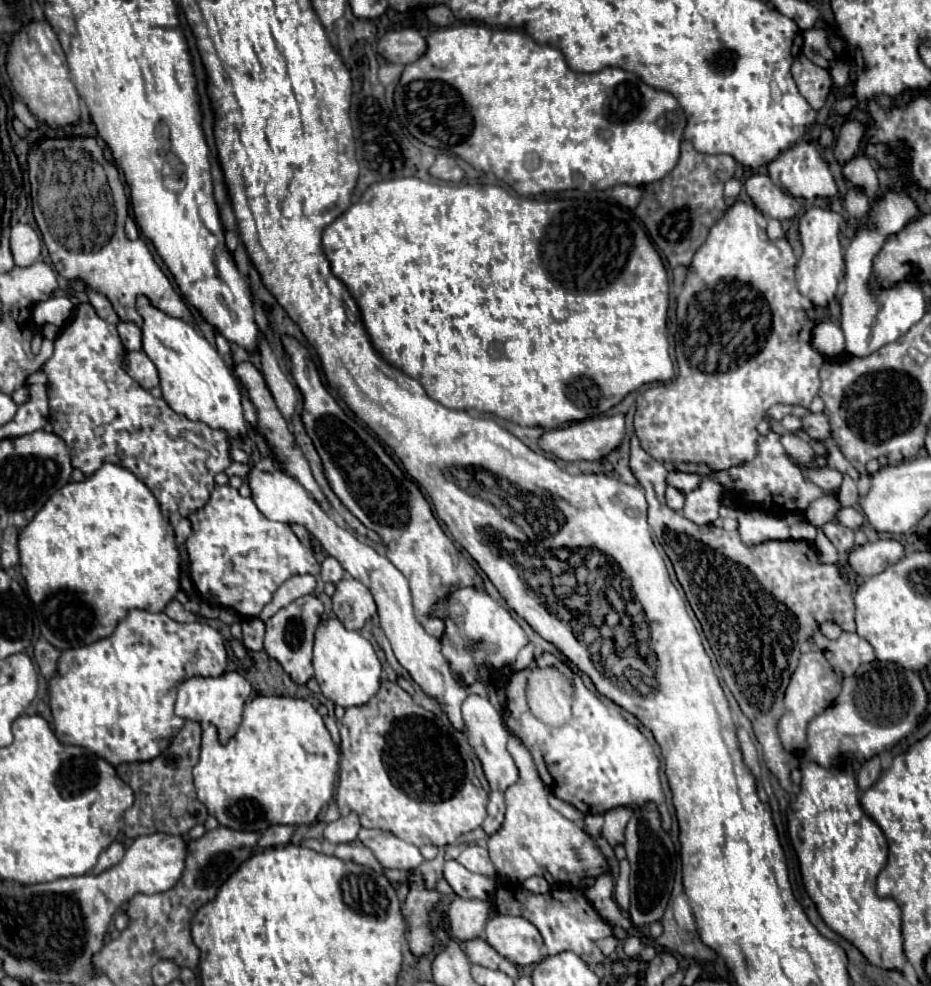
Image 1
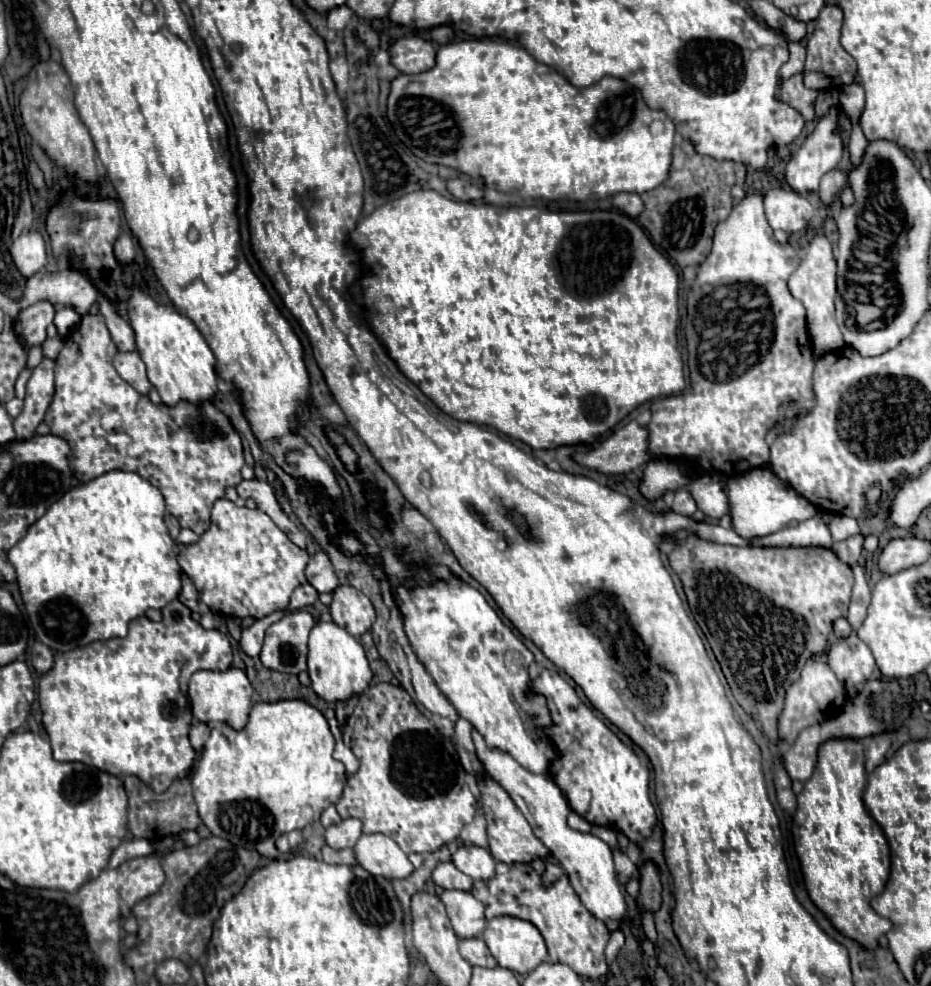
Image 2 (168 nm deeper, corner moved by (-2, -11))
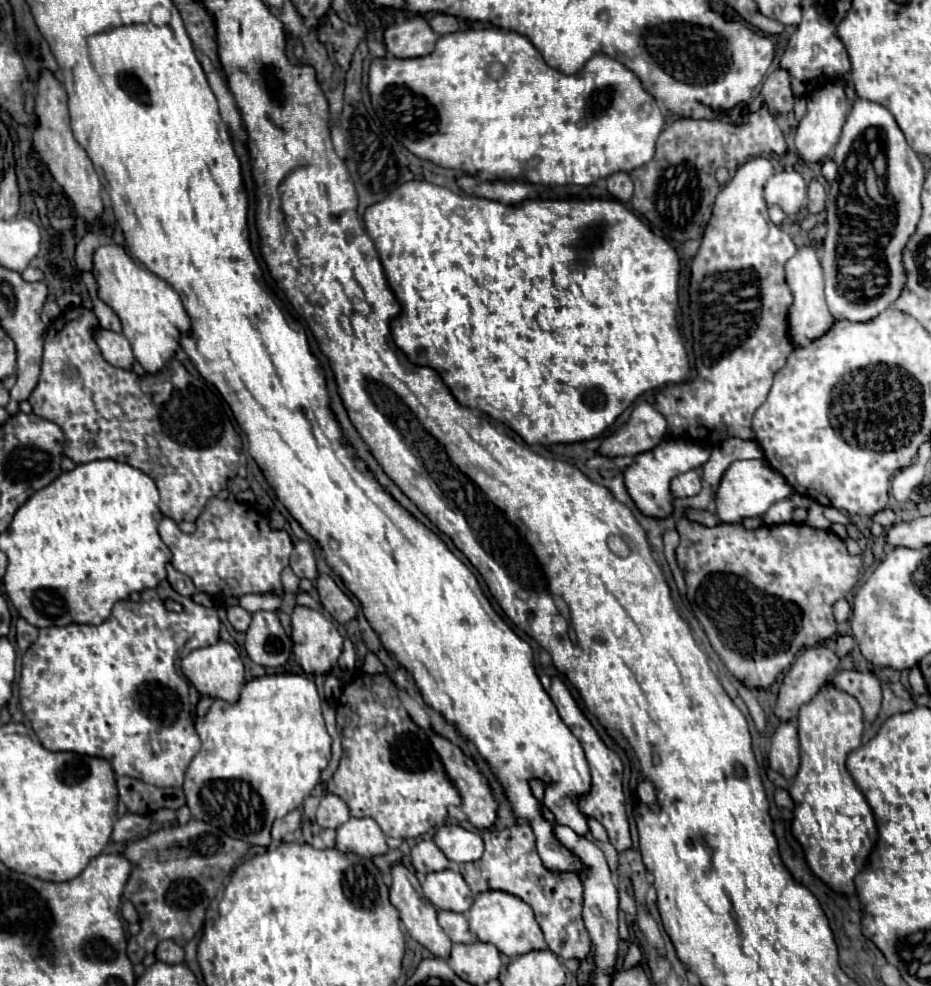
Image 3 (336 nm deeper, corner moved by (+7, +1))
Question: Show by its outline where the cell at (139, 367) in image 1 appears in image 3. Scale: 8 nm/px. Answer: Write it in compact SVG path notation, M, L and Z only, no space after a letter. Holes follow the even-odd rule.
M99 328L97 330L97 344L109 364L113 364L117 368L125 368L125 370L133 368L135 358L131 352L131 344L123 334L105 332L103 328Z

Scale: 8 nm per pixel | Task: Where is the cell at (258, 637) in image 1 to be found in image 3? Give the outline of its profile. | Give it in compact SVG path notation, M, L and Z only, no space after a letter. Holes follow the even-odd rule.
M241 606L227 608L227 618L229 618L231 626L233 626L237 632L247 632L247 628L249 628L249 624L251 624L251 614L245 612Z

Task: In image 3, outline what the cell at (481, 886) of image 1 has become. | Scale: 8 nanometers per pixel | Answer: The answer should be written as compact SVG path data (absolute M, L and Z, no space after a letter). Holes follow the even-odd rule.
M419 842L413 850L411 850L411 862L415 864L417 872L429 874L429 870L439 872L439 870L447 870L451 868L451 862L445 858L445 854L435 846L435 842Z

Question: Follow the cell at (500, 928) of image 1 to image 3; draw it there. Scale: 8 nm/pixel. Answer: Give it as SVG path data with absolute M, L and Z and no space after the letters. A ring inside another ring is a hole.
M491 890L491 892L479 894L475 898L471 910L467 912L467 918L469 918L471 932L477 936L477 940L495 944L497 950L509 958L523 956L531 950L545 950L547 948L543 932L535 920L531 906L527 906L521 898L511 896L507 892Z

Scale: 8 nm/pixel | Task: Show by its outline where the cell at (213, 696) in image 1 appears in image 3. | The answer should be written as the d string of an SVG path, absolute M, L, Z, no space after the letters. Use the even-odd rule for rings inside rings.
M219 640L213 646L207 648L197 648L191 654L187 654L181 660L181 672L185 674L185 678L197 688L197 692L201 696L209 696L209 698L221 698L229 704L235 704L239 700L239 692L245 684L243 678L243 662L237 654L237 650L229 644Z

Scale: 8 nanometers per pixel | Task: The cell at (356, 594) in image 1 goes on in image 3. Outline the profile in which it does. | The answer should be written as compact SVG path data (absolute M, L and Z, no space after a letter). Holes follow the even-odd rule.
M321 574L317 578L317 592L321 598L323 608L337 620L339 624L347 624L355 618L357 606L355 602L335 584L335 580L329 574Z

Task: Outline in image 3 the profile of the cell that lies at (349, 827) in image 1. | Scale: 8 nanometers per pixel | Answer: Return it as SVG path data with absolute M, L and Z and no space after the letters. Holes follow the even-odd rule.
M327 794L321 798L317 808L317 824L321 828L333 828L337 830L341 824L345 824L351 818L347 804L333 794Z

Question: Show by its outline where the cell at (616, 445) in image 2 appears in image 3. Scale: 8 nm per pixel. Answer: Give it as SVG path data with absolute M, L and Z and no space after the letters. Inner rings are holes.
M641 402L629 422L625 422L617 432L605 438L599 446L603 456L637 456L655 448L665 436L665 418L647 402Z

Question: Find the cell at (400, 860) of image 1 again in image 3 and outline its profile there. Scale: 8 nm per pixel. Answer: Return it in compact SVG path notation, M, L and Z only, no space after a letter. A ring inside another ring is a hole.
M351 818L337 828L335 848L341 852L353 852L363 858L373 858L389 852L385 834L373 818Z

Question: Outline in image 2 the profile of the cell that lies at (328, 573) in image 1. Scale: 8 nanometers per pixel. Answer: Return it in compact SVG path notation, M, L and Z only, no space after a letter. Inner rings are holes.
M316 552L310 558L306 566L306 578L318 592L334 592L334 588L338 586L338 578L324 552Z

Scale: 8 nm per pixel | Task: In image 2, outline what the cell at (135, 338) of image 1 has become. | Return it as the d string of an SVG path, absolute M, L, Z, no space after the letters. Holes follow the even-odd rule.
M98 294L98 306L100 306L100 314L104 316L106 320L106 326L112 334L112 340L116 344L116 348L120 352L130 352L130 350L136 350L136 344L134 344L134 330L130 328L130 324L118 314L118 310L114 308L114 304L104 296L104 294Z

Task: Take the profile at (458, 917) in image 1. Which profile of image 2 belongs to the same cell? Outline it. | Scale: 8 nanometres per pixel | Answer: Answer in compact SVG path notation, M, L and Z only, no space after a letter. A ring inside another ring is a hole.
M444 890L440 894L440 900L446 906L450 924L460 938L474 938L482 934L486 918L484 904L480 900L464 890Z

